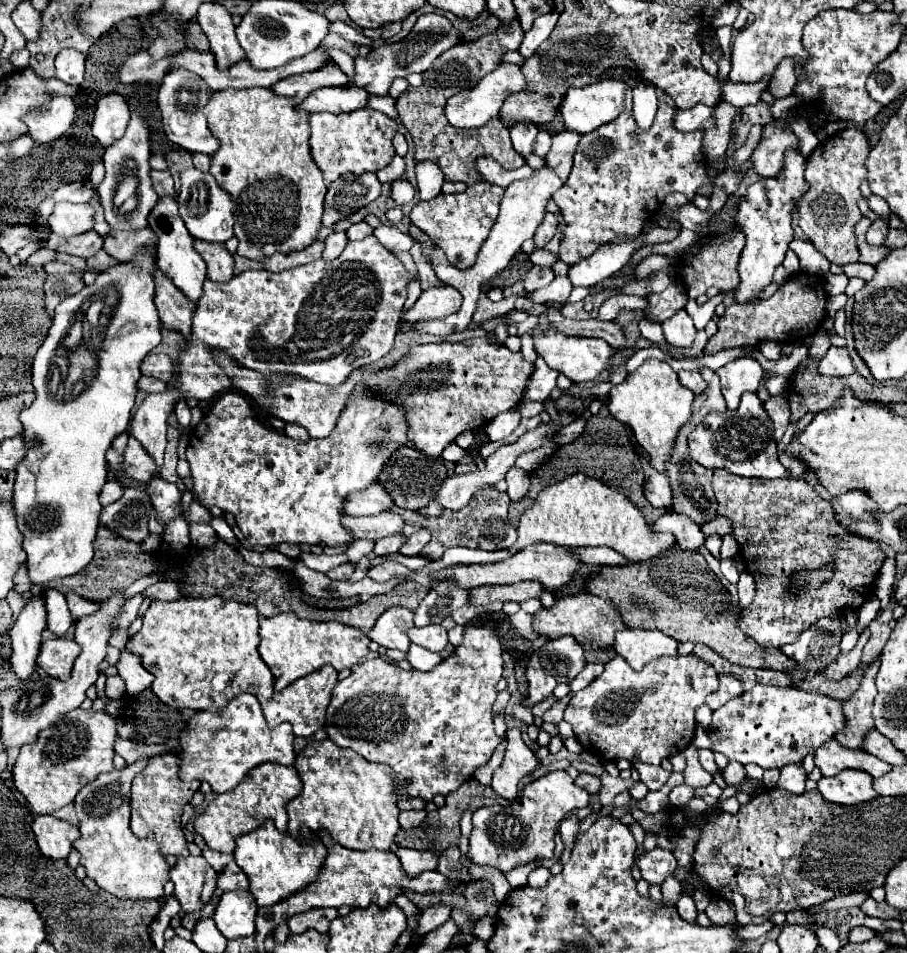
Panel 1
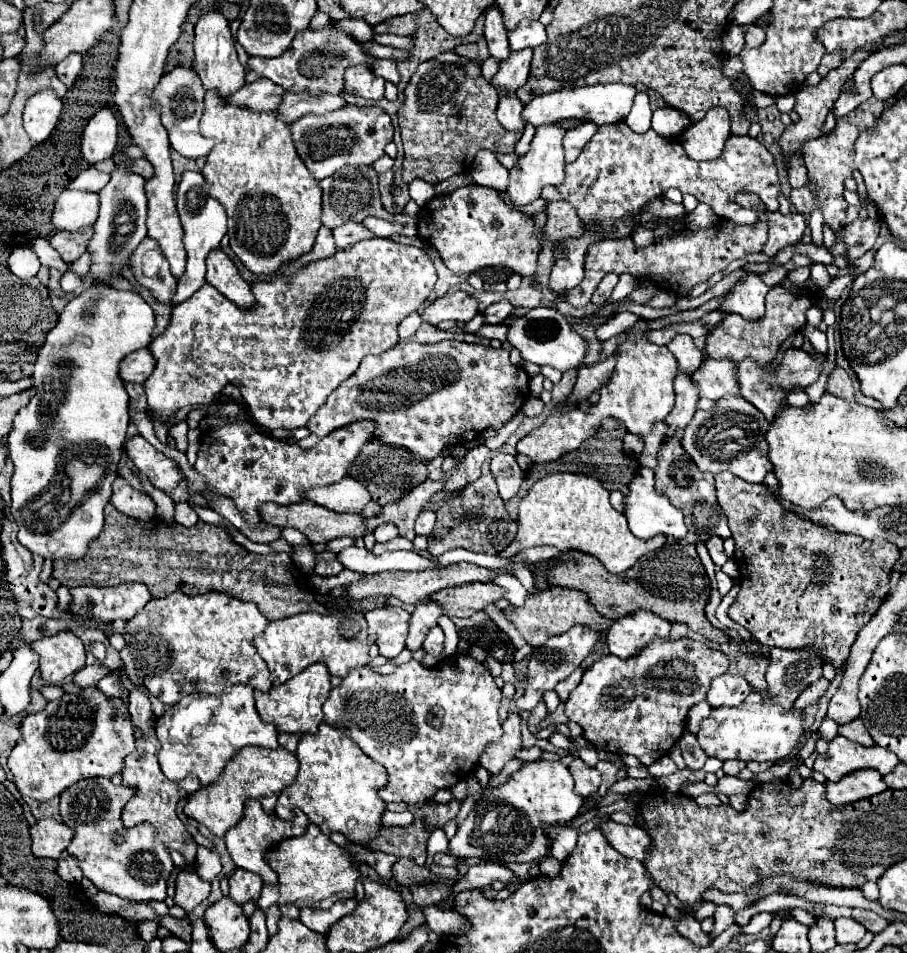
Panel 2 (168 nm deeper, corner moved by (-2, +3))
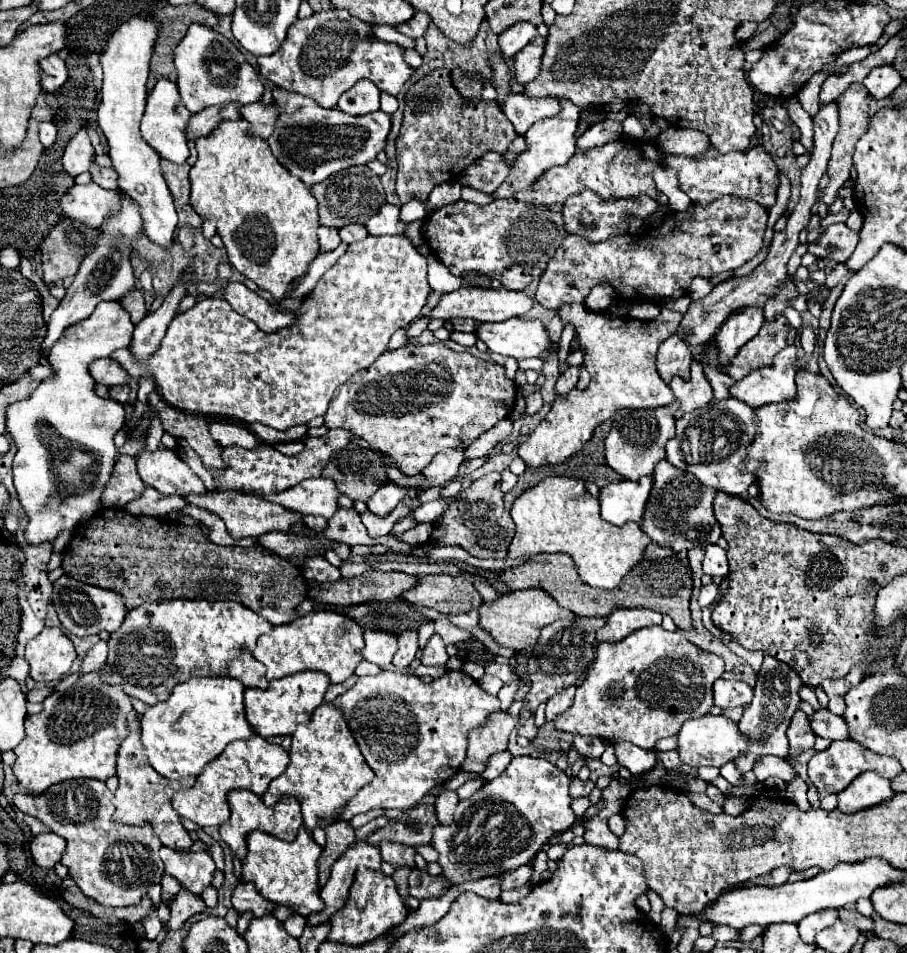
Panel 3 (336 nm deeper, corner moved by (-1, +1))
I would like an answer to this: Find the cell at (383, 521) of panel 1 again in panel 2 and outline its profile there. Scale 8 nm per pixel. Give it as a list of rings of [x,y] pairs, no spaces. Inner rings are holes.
[[[311,502],[289,504],[289,508],[277,508],[277,504],[265,504],[265,508],[261,508],[261,516],[265,516],[265,520],[269,520],[269,524],[273,524],[273,526],[279,526],[279,528],[287,528],[287,526],[289,528],[297,528],[313,544],[331,542],[331,540],[341,538],[341,536],[361,538],[361,536],[367,534],[361,514],[337,514],[337,512],[331,512],[331,510],[327,510],[323,506],[317,506],[317,504],[311,504]]]

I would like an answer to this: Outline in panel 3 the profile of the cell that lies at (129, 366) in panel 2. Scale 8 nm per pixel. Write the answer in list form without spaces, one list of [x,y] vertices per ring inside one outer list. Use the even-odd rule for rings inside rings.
[[[100,358],[92,362],[92,378],[96,378],[98,384],[104,386],[116,386],[116,384],[128,384],[128,372],[112,358]]]

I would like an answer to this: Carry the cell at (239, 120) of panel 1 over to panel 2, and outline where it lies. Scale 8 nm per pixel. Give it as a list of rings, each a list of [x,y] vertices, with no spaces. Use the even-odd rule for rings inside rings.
[[[221,104],[203,114],[199,128],[201,136],[215,142],[201,176],[211,186],[211,196],[227,210],[229,246],[243,266],[257,276],[275,276],[285,262],[311,252],[317,230],[321,228],[321,188],[297,156],[289,126],[277,120],[277,112],[249,112],[247,108]]]

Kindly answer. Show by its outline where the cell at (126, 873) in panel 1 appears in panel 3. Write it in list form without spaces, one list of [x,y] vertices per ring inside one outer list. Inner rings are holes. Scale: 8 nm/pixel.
[[[66,780],[58,786],[50,786],[40,796],[16,794],[14,804],[32,816],[38,816],[52,832],[66,838],[68,846],[62,856],[62,864],[70,868],[70,876],[76,880],[80,890],[104,906],[136,906],[152,884],[158,884],[164,874],[164,864],[160,860],[160,840],[154,836],[150,826],[124,826],[112,822],[114,804],[112,792],[100,780]]]

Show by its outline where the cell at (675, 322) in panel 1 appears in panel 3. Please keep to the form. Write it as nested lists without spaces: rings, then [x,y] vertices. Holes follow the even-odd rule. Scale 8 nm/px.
[[[676,334],[670,336],[658,348],[656,368],[664,382],[670,382],[674,376],[682,376],[684,380],[688,380],[690,364],[692,364],[692,352],[680,336],[676,336]]]

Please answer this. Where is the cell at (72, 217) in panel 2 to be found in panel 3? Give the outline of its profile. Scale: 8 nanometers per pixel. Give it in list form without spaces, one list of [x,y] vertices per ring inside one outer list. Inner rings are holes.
[[[76,184],[62,196],[60,208],[66,218],[98,228],[104,218],[116,212],[120,206],[116,202],[116,192],[104,190],[98,184]]]

